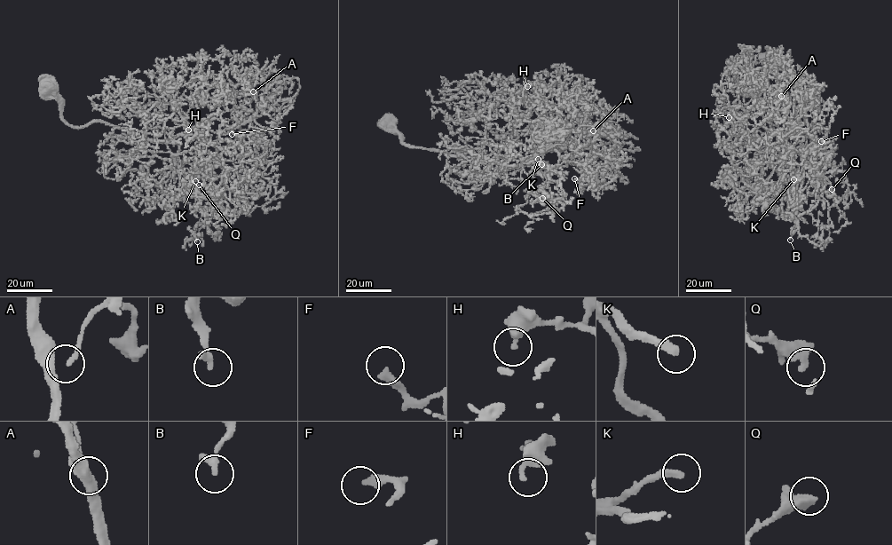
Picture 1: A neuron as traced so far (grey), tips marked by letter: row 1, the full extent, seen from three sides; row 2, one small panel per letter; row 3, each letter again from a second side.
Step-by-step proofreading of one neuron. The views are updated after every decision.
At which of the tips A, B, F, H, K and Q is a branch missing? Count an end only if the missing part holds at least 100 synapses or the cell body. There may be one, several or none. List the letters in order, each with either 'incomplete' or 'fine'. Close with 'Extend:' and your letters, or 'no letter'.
A: fine
B: fine
F: fine
H: fine
K: incomplete
Q: fine
Extend: K

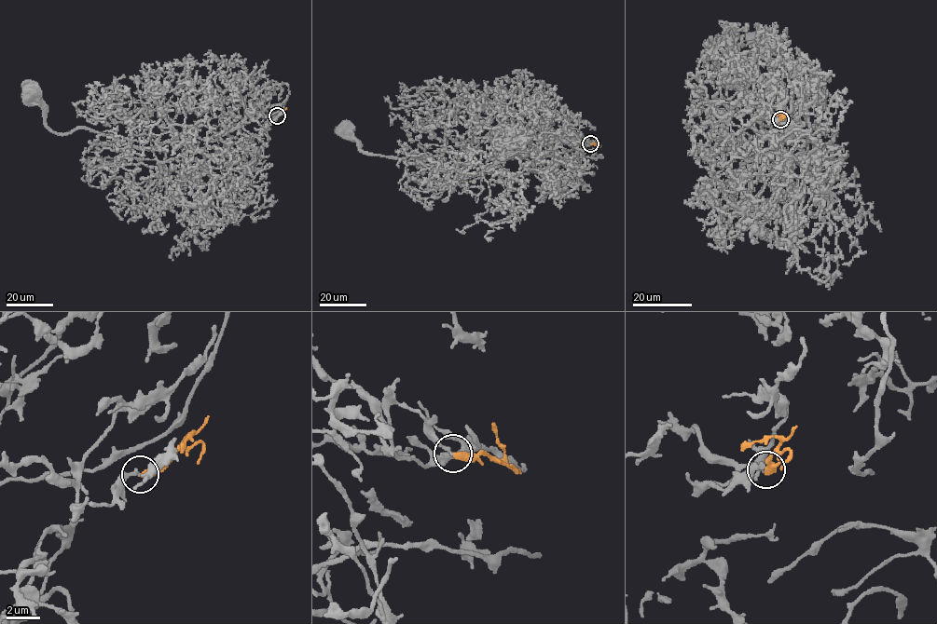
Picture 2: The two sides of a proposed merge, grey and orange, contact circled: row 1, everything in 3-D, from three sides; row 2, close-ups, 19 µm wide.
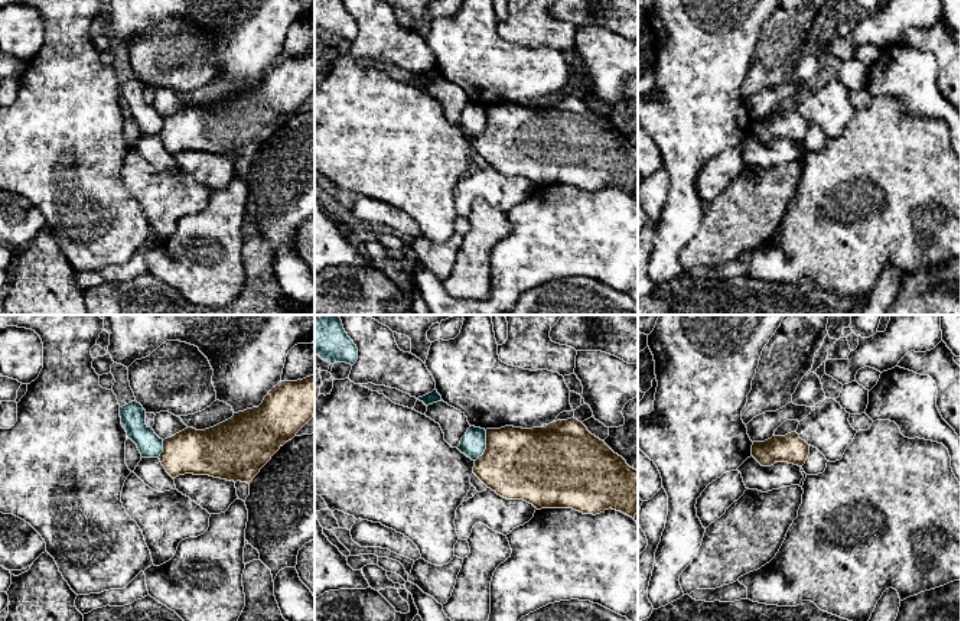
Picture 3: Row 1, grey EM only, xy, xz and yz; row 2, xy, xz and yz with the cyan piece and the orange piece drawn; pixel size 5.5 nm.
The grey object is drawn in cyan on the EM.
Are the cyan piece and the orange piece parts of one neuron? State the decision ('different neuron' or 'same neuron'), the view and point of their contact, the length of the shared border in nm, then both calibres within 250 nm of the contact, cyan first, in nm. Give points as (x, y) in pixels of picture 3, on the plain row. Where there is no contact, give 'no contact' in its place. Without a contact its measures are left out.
different neuron; contact xz (485, 123); length 190 nm; calibres 140 and 400 nm

